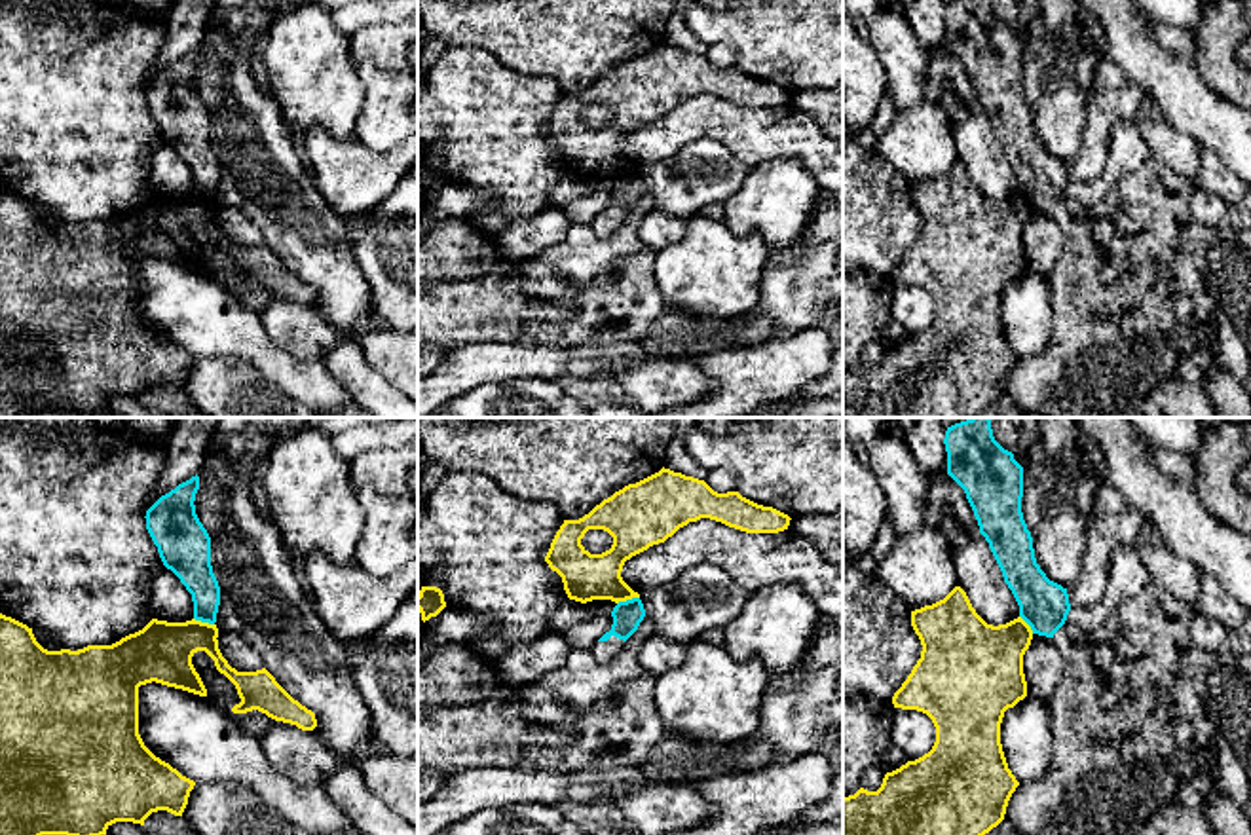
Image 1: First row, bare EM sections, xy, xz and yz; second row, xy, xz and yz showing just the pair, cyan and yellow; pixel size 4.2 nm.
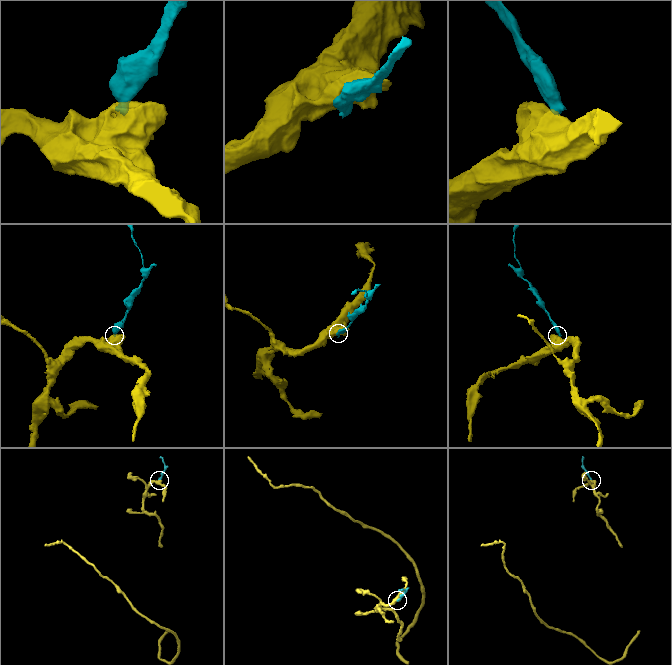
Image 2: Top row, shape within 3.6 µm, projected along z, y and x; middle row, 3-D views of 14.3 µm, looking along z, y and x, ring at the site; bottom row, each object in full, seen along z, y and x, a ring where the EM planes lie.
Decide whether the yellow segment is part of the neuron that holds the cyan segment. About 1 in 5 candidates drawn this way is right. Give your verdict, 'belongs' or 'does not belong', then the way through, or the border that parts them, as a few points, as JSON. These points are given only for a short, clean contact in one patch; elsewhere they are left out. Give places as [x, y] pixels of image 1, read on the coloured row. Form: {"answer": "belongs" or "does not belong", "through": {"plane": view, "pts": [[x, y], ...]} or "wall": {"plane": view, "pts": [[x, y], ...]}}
{"answer": "does not belong", "wall": {"plane": "xz", "pts": [[638, 596], [617, 604]]}}

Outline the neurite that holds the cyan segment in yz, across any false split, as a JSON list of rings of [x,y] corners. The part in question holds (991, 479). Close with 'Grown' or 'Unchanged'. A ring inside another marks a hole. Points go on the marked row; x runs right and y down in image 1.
[[[970,418],[945,431],[947,474],[964,490],[980,533],[1012,590],[1019,617],[1033,634],[1052,638],[1063,672],[1050,696],[1054,759],[1044,778],[1019,782],[1004,820],[1021,835],[1141,835],[1148,816],[1179,799],[1181,784],[1204,786],[1202,772],[1215,759],[1213,723],[1205,696],[1219,655],[1202,649],[1190,634],[1196,609],[1148,583],[1139,594],[1120,603],[1099,628],[1080,628],[1067,621],[1071,611],[1067,588],[1050,581],[1035,558],[1033,537],[1021,512],[1023,467],[993,436],[989,418]]]. Grown

